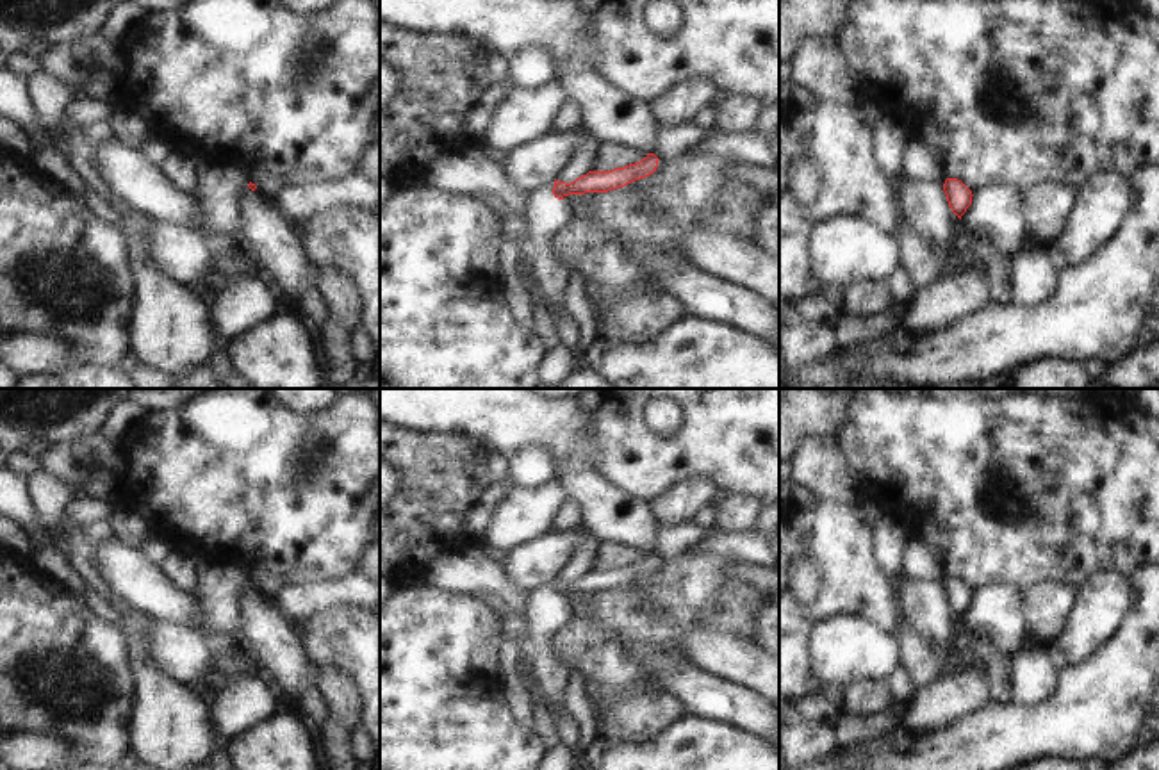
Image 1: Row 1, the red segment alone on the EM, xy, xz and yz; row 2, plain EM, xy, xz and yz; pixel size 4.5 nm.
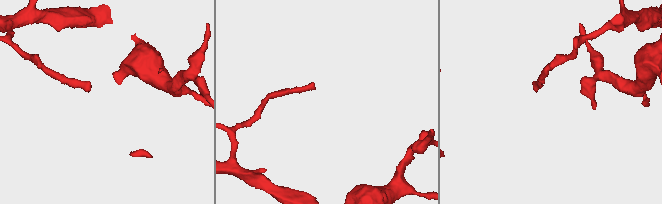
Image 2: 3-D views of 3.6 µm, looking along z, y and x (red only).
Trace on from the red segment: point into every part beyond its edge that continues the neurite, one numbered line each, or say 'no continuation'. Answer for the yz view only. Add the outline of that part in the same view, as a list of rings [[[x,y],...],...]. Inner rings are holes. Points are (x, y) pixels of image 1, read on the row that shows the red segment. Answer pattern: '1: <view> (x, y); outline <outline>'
no continuation

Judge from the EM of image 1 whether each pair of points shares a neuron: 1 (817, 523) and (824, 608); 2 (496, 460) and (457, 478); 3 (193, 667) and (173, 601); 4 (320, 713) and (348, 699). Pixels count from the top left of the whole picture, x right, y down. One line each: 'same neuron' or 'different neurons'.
1: same neuron
2: different neurons
3: different neurons
4: different neurons

